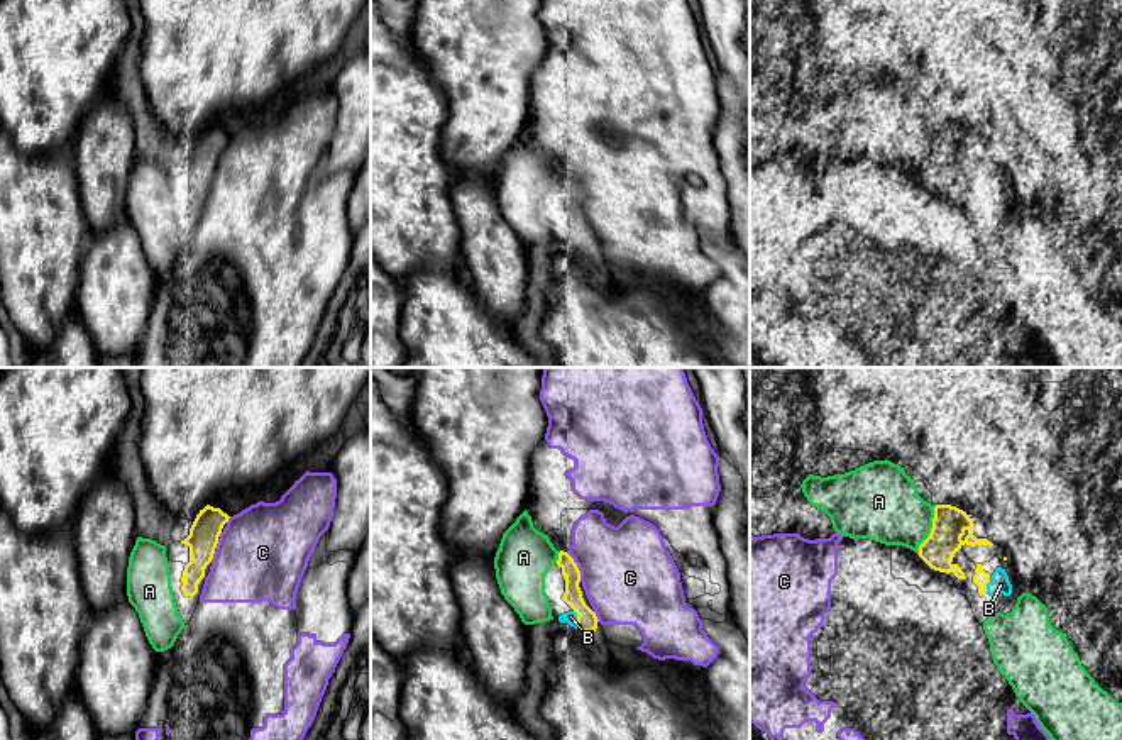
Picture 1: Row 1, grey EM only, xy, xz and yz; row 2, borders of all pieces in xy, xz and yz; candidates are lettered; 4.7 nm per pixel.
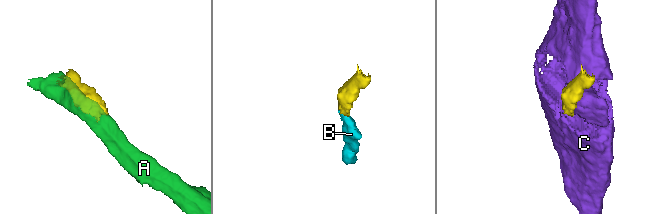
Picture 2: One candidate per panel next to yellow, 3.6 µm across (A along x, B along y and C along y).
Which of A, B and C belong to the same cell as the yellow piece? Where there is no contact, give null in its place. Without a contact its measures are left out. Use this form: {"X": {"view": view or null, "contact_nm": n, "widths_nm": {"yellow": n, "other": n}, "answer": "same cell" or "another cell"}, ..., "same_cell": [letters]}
{"A": {"view": "yz", "contact_nm": 240, "widths_nm": {"yellow": 160, "other": 340}, "answer": "another cell"}, "B": {"view": "xz", "contact_nm": 100, "widths_nm": {"yellow": 100, "other": 60}, "answer": "same cell"}, "C": {"view": "xz", "contact_nm": 150, "widths_nm": {"yellow": 90, "other": 440}, "answer": "another cell"}, "same_cell": ["B"]}

